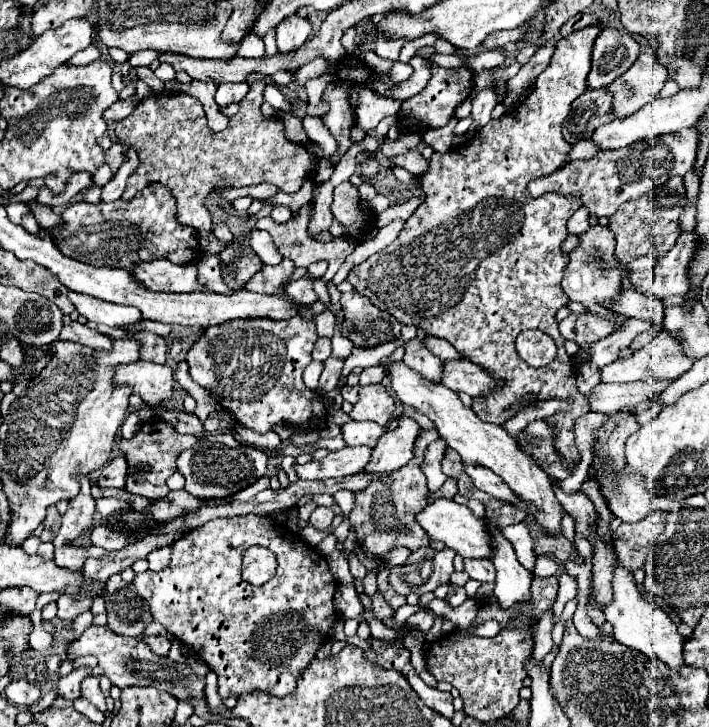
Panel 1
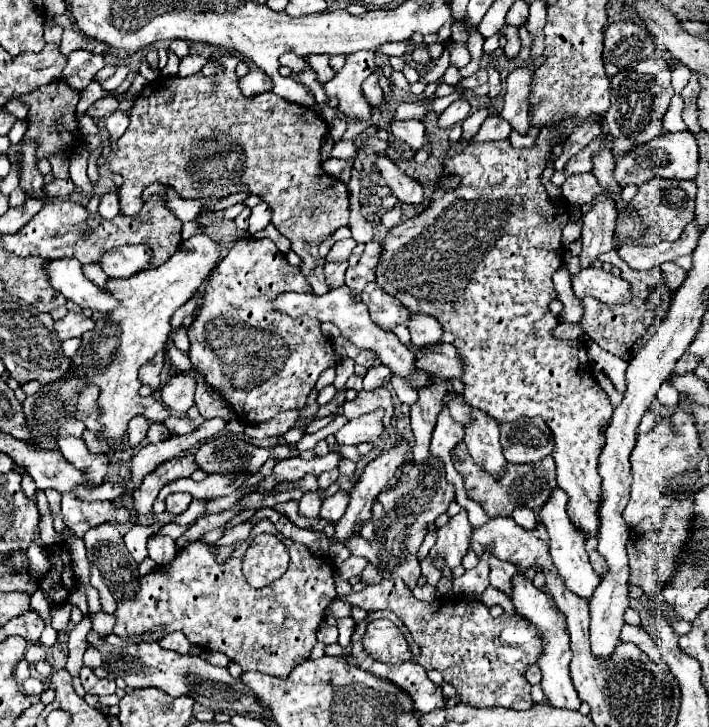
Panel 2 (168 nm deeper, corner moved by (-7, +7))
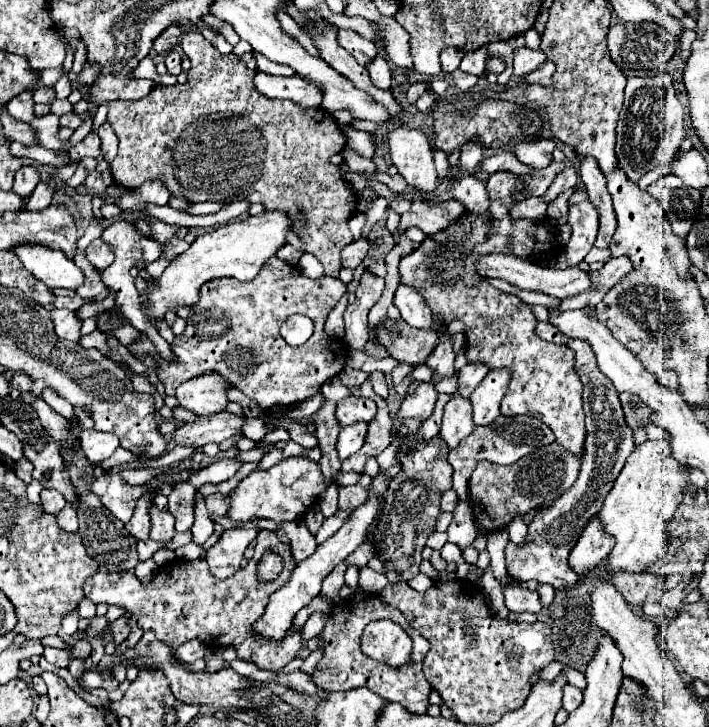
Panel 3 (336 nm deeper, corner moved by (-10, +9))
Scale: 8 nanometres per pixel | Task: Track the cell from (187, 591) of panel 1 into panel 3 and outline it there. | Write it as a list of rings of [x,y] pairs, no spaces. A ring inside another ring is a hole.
[[[263,529],[256,537],[253,559],[247,563],[247,567],[239,569],[229,579],[215,579],[205,559],[195,561],[171,561],[161,567],[161,571],[153,577],[149,583],[141,583],[133,573],[111,573],[111,571],[95,571],[91,577],[87,577],[83,591],[89,601],[95,605],[105,603],[107,605],[121,605],[127,613],[131,613],[131,627],[143,627],[143,631],[153,629],[157,639],[169,645],[171,649],[177,649],[181,643],[199,639],[207,647],[235,647],[237,657],[243,661],[253,661],[259,669],[267,671],[279,671],[289,661],[293,661],[301,649],[301,631],[293,631],[293,627],[287,631],[287,637],[281,641],[267,641],[261,637],[255,637],[251,633],[253,623],[261,617],[269,595],[283,585],[283,581],[289,579],[291,571],[295,569],[291,547],[283,545],[273,531]],[[275,551],[279,557],[283,557],[283,571],[275,581],[255,581],[255,565],[259,563],[261,553]]]

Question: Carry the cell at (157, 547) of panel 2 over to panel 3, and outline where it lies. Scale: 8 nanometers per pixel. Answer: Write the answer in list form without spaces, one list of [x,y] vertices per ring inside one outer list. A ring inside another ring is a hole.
[[[157,505],[151,507],[151,539],[153,541],[169,541],[175,535],[175,519],[169,511],[159,511]]]

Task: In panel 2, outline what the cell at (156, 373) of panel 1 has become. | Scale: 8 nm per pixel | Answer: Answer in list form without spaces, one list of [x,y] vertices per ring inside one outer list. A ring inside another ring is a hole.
[[[170,373],[160,385],[160,397],[166,407],[186,413],[194,405],[194,381],[184,373]]]

